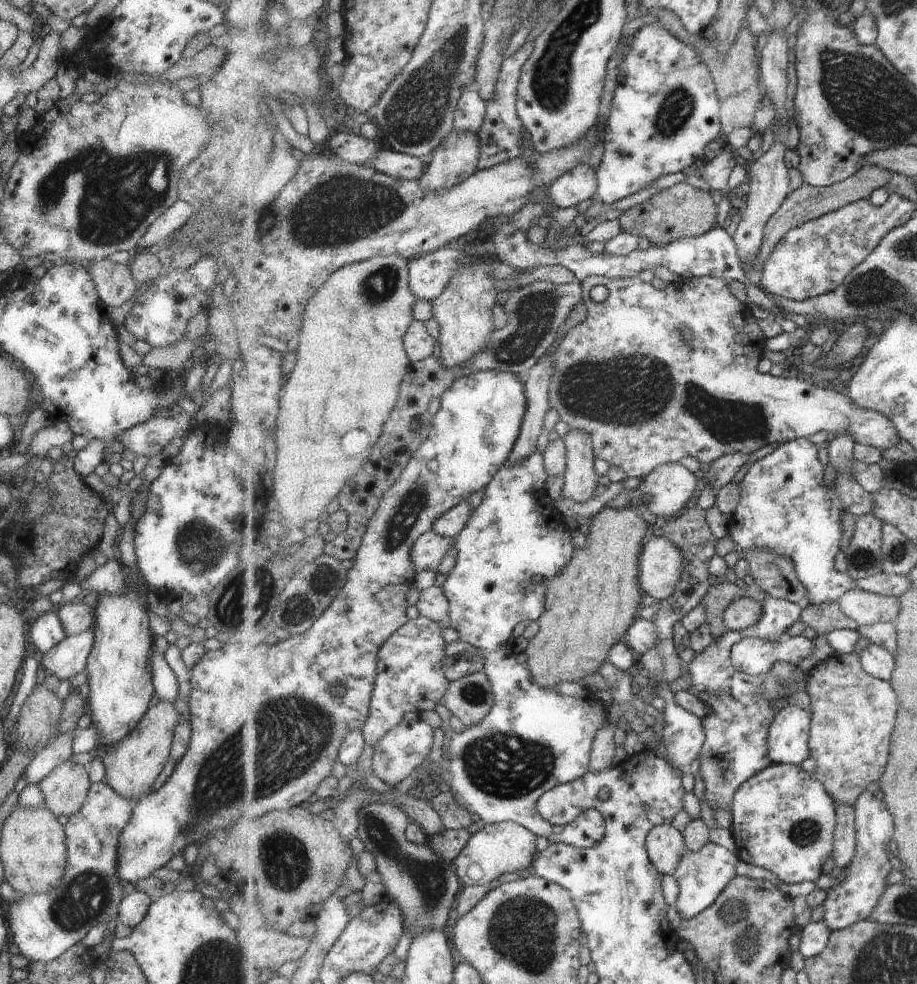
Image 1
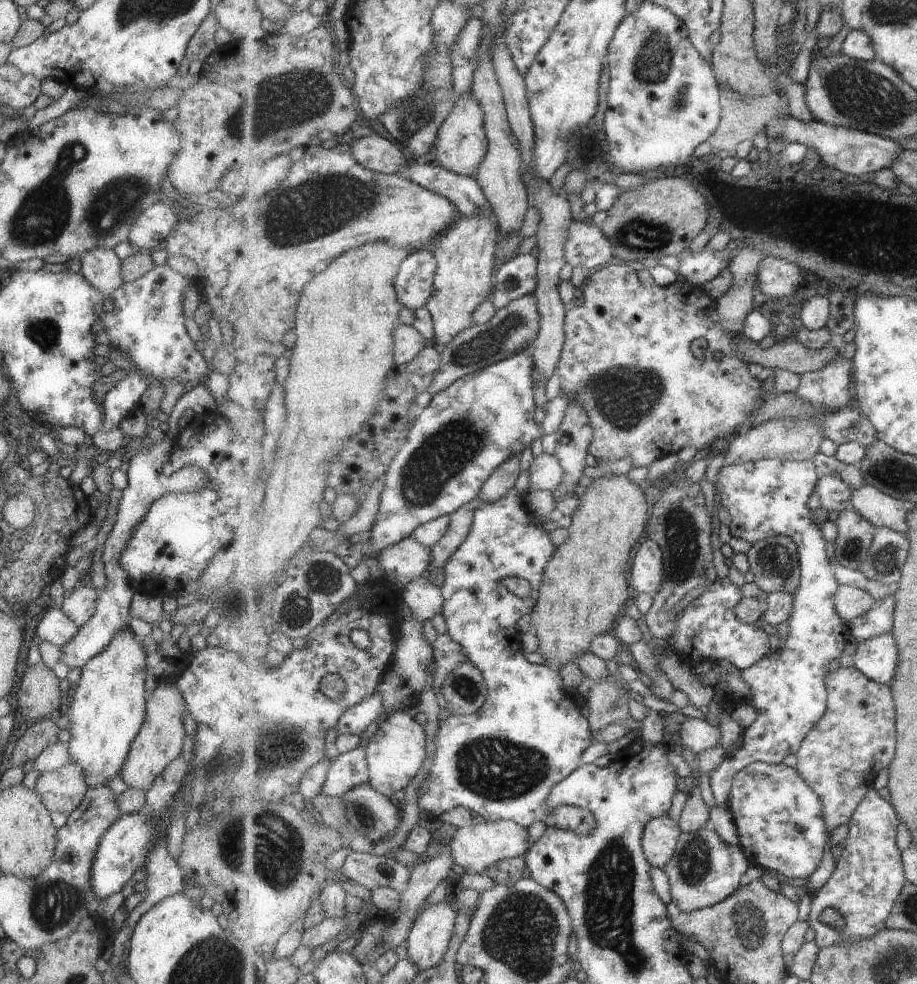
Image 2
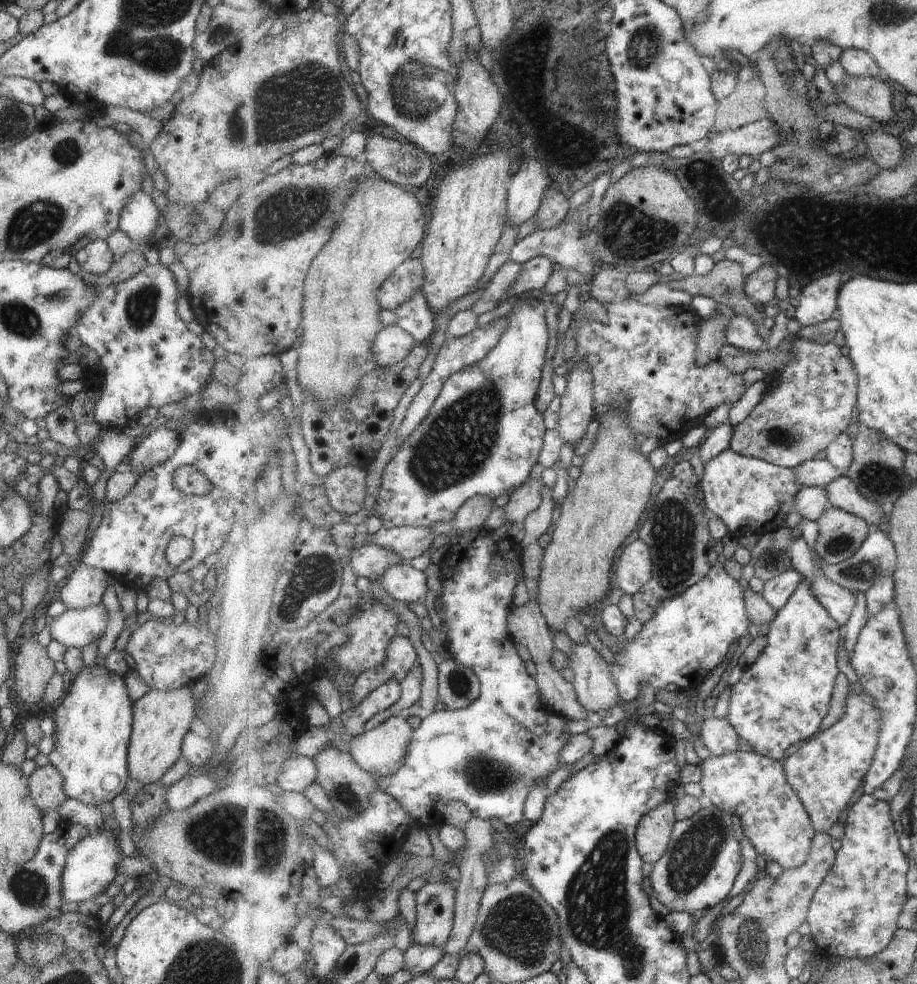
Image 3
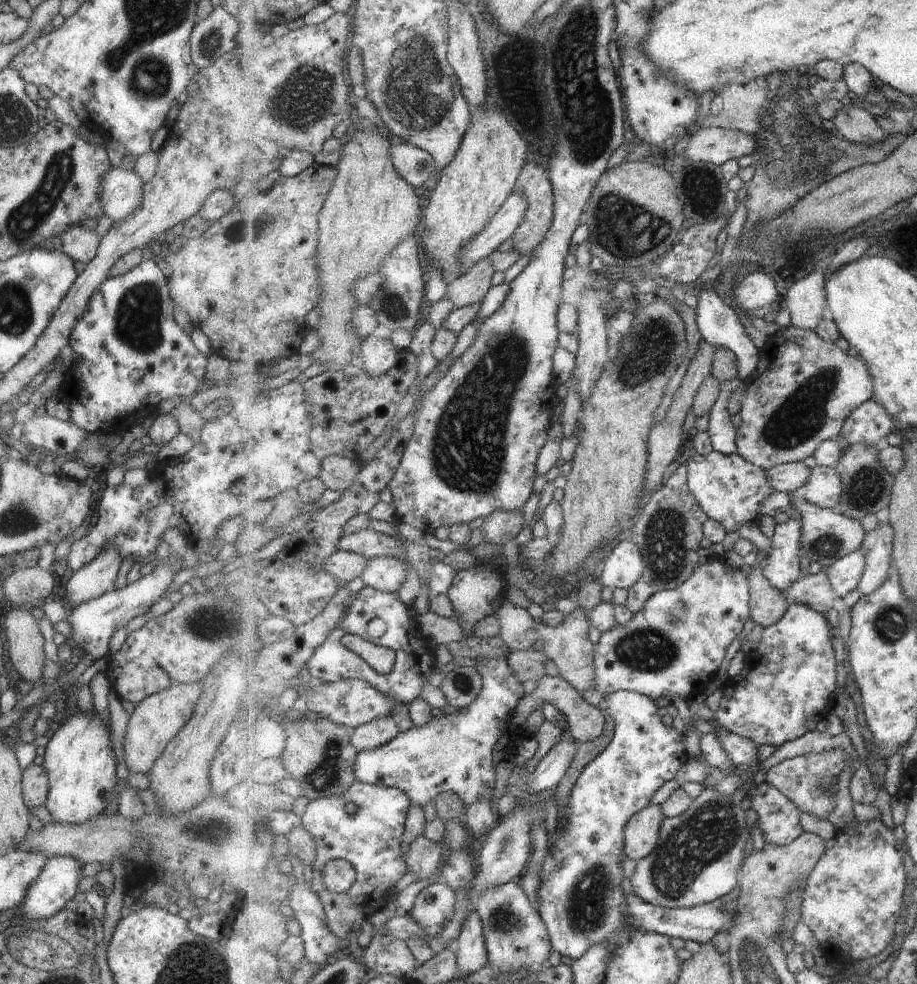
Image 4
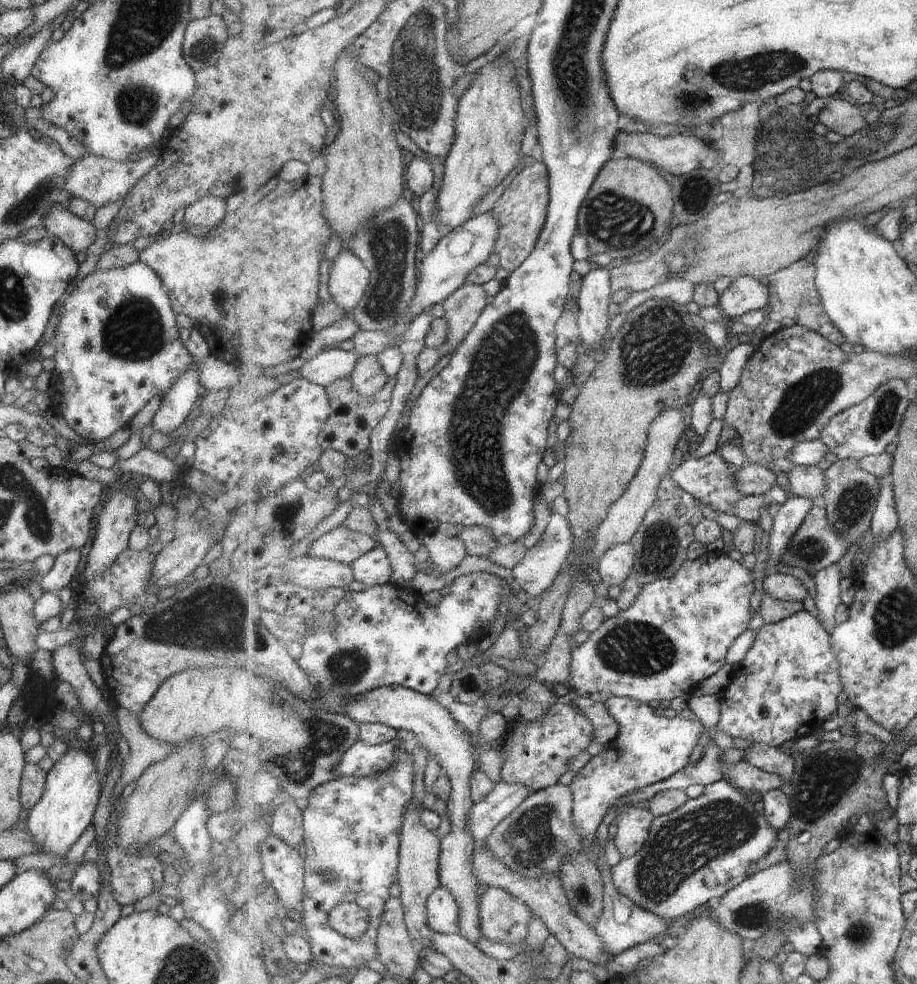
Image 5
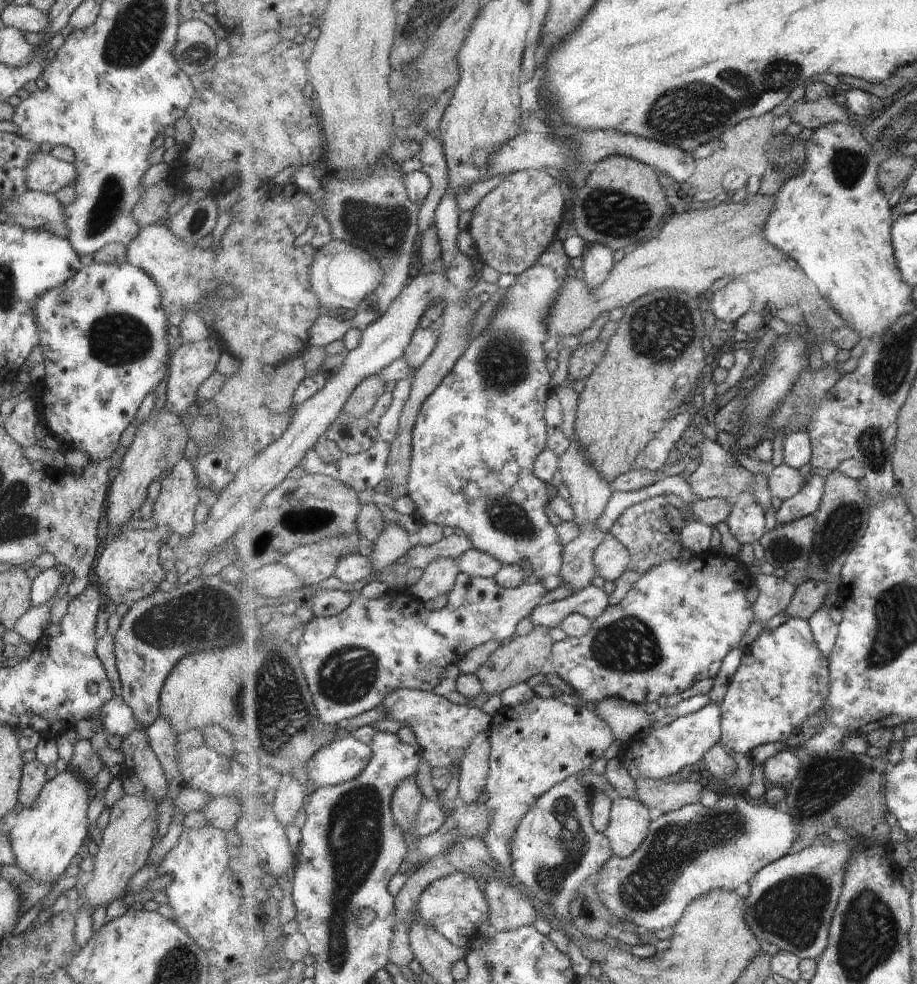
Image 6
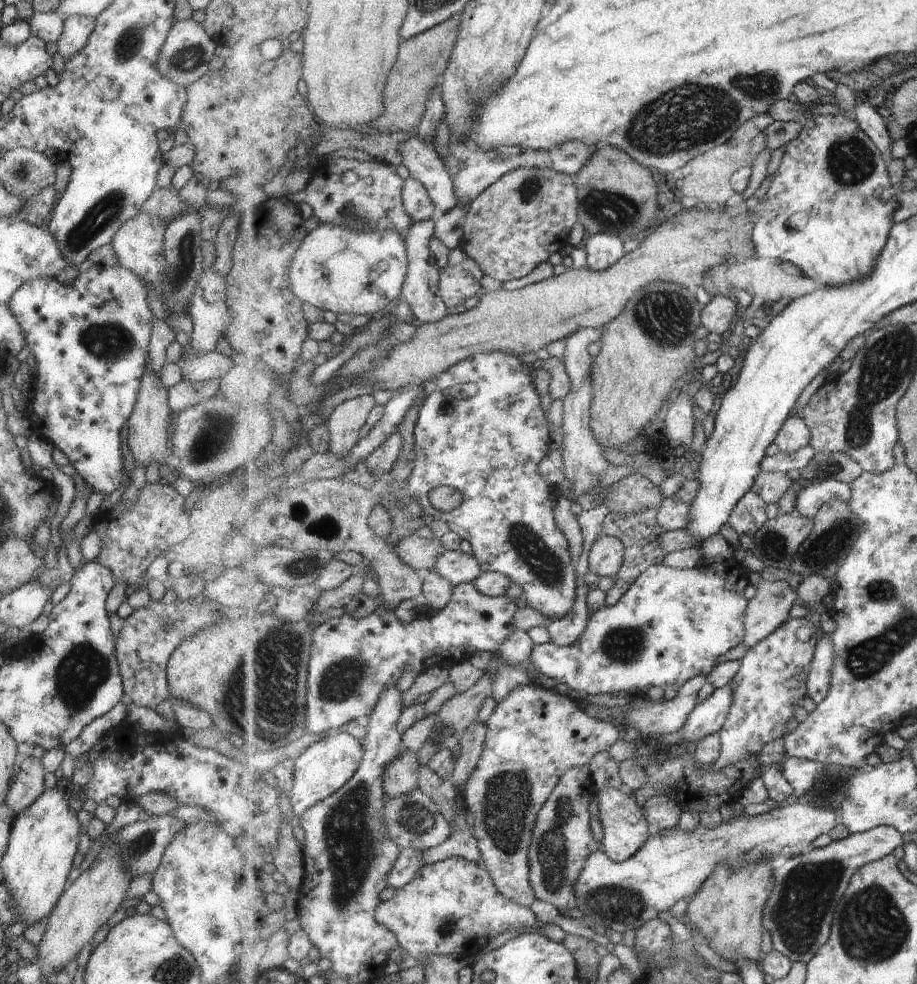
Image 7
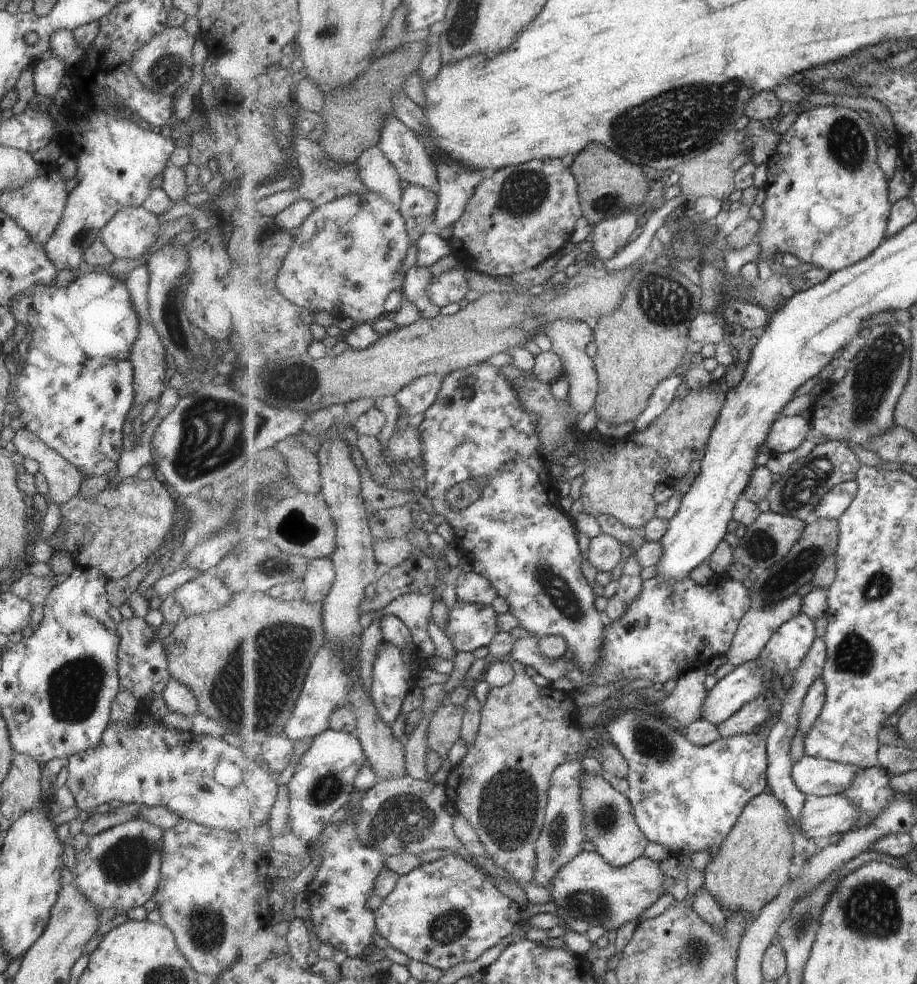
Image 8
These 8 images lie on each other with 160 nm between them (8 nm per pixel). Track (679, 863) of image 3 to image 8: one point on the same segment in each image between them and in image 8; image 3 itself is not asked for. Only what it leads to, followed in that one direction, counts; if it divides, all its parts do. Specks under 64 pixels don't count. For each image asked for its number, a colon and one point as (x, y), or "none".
4: (699, 857)
5: (720, 832)
6: (689, 852)
7: (614, 896)
8: (588, 888)

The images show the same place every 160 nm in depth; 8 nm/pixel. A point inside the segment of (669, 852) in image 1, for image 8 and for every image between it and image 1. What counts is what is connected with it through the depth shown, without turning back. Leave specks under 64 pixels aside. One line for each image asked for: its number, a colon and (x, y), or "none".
2: (660, 838)
3: (654, 833)
4: (643, 833)
5: (634, 824)
6: (630, 819)
7: (624, 822)
8: (611, 825)

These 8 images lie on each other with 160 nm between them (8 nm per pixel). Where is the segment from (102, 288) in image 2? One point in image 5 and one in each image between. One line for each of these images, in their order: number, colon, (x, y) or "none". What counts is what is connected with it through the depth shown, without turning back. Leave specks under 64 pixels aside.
3: (94, 256)
4: (80, 244)
5: (76, 233)

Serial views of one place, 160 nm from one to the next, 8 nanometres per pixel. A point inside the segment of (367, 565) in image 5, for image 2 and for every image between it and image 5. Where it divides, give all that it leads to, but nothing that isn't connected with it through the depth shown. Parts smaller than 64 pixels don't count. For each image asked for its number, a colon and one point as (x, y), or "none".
2: (424, 599)
3: (406, 584)
4: (387, 574)

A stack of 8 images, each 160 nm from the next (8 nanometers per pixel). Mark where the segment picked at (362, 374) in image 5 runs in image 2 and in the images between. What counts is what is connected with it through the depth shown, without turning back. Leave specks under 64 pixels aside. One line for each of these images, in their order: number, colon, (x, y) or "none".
2: (409, 342)
3: (394, 344)
4: (379, 355)

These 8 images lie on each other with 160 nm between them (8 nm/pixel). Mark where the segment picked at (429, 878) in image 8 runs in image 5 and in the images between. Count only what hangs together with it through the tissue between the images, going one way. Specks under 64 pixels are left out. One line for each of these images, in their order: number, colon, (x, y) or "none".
5: (443, 916)
6: (454, 905)
7: (452, 907)

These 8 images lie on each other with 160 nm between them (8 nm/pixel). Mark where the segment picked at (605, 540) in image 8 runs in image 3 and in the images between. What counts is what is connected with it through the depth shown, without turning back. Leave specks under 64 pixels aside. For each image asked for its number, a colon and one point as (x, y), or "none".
3: (635, 568)
4: (625, 565)
5: (615, 565)
6: (612, 559)
7: (606, 557)

